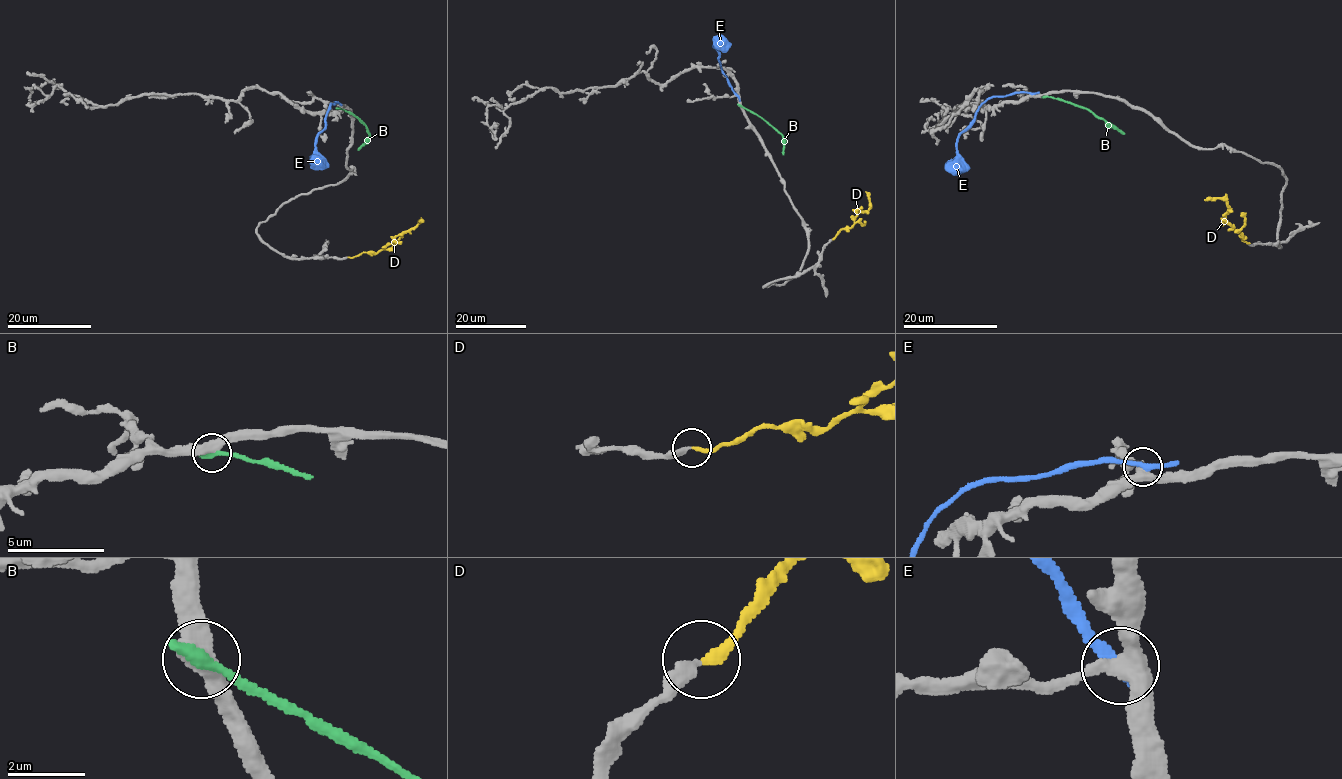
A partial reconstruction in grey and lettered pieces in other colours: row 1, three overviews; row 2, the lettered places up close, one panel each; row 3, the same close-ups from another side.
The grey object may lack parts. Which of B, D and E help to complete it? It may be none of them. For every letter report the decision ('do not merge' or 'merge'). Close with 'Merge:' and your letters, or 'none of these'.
B: do not merge
D: merge
E: do not merge
Merge: D

